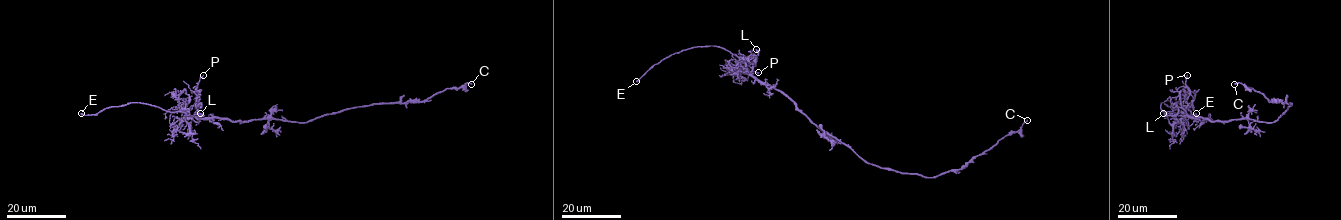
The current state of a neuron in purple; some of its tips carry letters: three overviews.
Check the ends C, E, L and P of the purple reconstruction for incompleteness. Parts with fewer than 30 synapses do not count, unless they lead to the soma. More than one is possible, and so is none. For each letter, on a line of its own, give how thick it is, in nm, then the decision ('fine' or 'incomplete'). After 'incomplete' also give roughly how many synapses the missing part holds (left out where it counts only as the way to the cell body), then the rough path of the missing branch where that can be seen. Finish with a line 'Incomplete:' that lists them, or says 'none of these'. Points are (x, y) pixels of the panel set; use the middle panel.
C: calibre 160 nm; fine
E: calibre 360 nm; incomplete; course (636, 81), (625, 87), (594, 89), (570, 95)
L: calibre 280 nm; fine
P: calibre 80 nm; fine
Incomplete: E

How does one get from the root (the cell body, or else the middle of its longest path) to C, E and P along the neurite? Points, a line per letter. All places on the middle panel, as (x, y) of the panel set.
C: (827, 134), (848, 145), (869, 163), (935, 177), (960, 170), (1003, 137), (1017, 132), (1027, 120)
E: (827, 134), (787, 97), (761, 84), (740, 59), (719, 47), (693, 47), (673, 53), (652, 66), (636, 81)
P: (827, 134), (780, 91), (761, 84), (742, 70), (751, 75), (753, 71), (758, 72)

